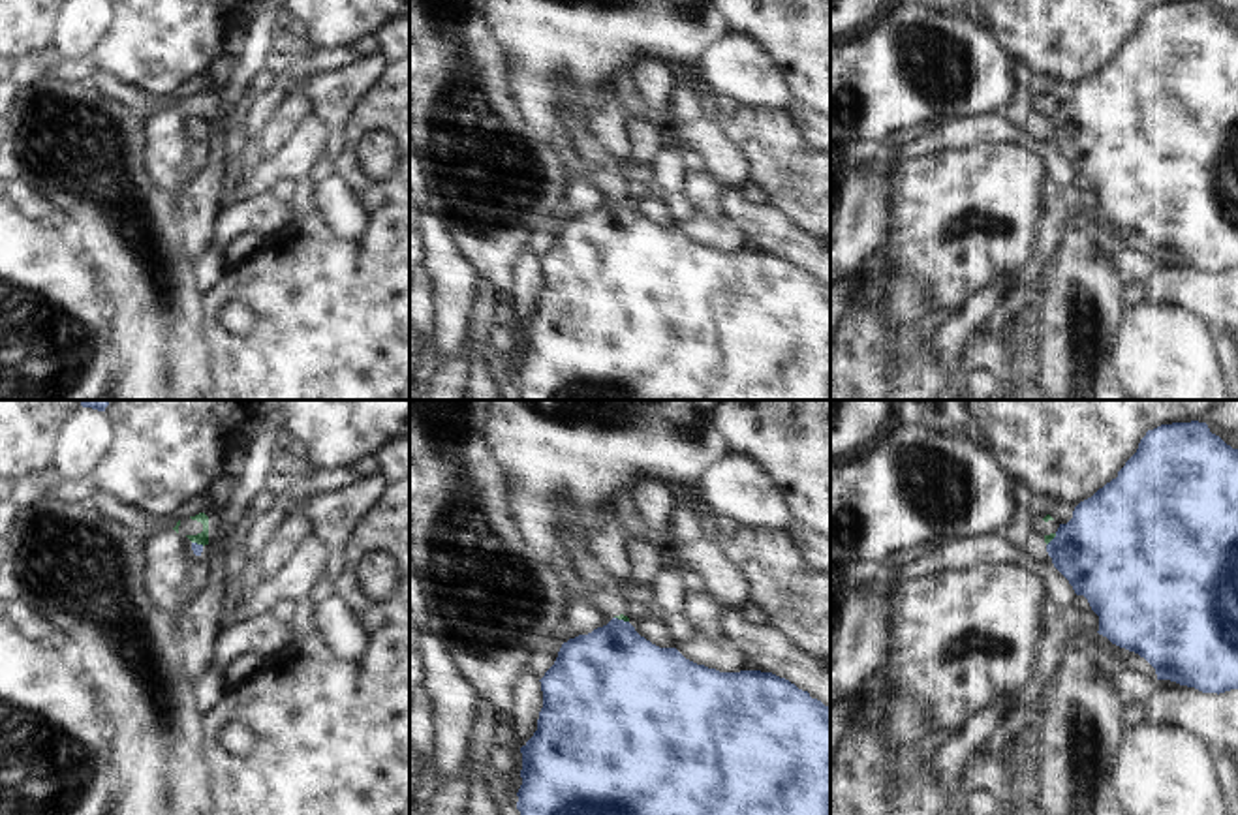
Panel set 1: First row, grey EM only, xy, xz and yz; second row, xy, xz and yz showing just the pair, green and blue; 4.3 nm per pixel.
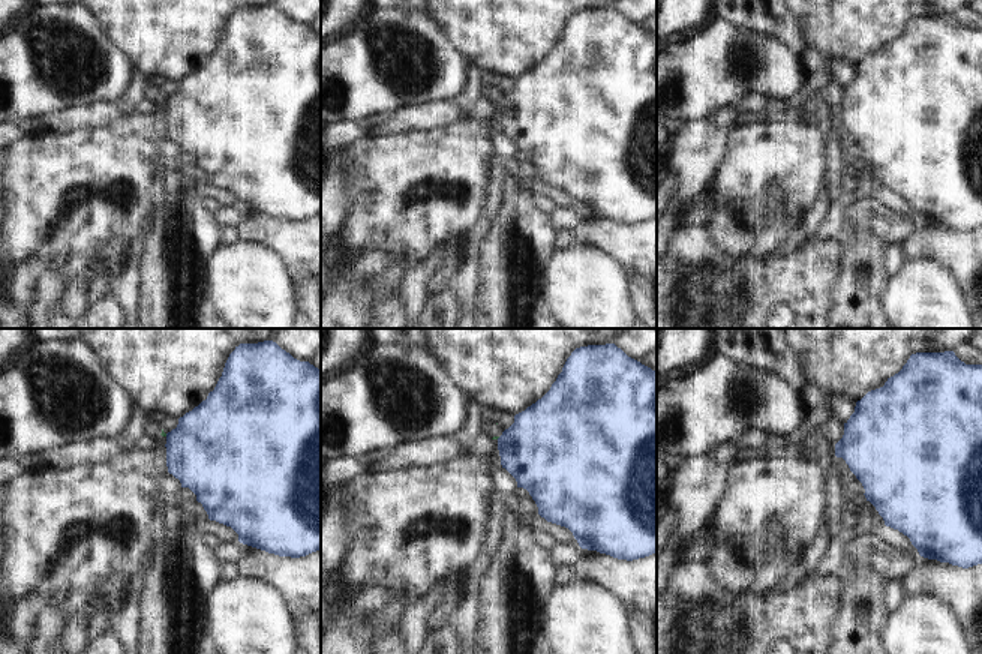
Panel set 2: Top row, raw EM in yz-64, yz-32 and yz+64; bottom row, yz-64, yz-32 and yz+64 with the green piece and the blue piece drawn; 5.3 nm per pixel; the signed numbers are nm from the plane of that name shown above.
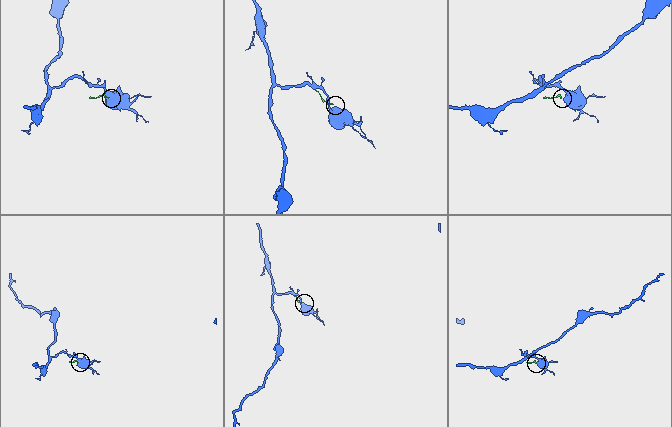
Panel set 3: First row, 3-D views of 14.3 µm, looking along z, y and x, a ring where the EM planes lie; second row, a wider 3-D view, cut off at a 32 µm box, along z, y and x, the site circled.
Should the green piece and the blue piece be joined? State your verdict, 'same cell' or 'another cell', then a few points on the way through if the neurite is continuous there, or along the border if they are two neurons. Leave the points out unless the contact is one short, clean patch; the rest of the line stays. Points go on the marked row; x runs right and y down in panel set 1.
another cell; border along xz (615, 616), (628, 622)

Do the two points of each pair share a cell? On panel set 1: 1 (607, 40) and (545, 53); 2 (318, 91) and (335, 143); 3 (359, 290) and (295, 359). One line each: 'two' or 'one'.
1: one
2: one
3: one

